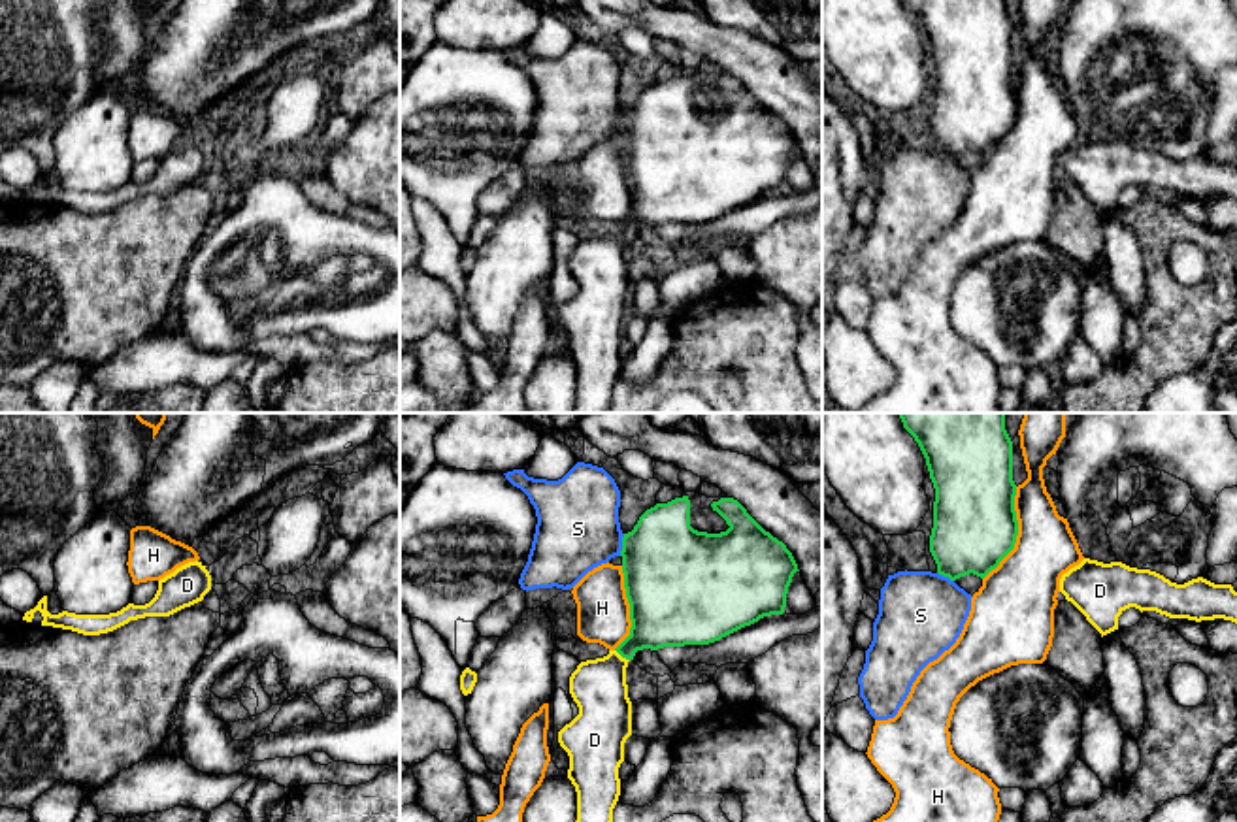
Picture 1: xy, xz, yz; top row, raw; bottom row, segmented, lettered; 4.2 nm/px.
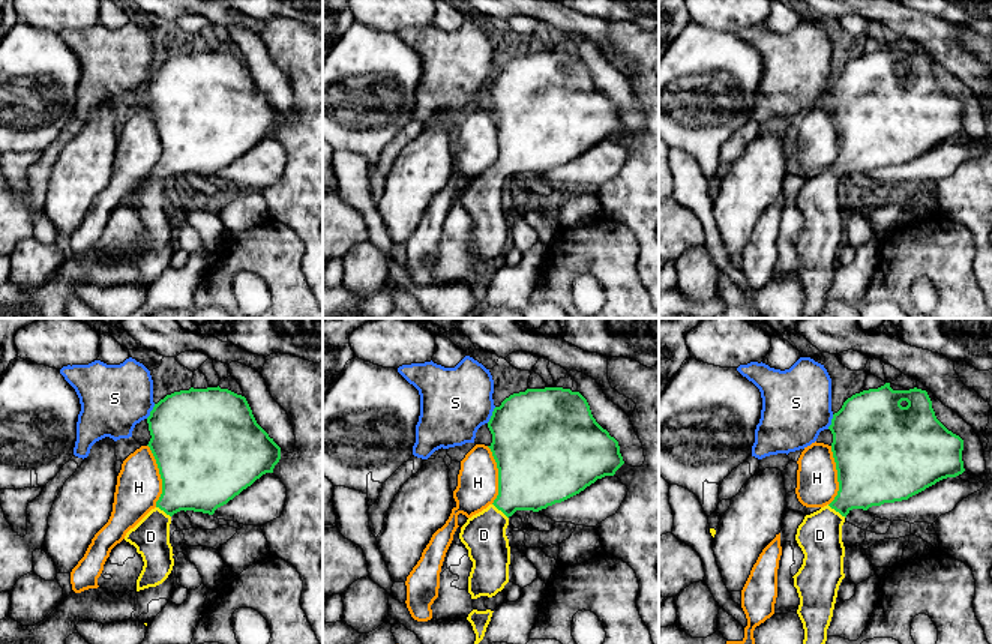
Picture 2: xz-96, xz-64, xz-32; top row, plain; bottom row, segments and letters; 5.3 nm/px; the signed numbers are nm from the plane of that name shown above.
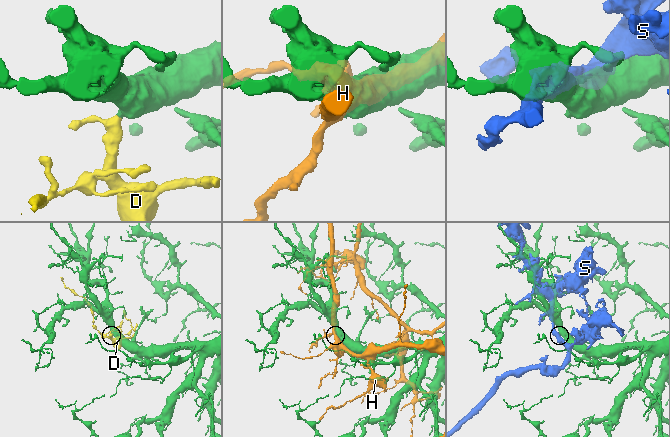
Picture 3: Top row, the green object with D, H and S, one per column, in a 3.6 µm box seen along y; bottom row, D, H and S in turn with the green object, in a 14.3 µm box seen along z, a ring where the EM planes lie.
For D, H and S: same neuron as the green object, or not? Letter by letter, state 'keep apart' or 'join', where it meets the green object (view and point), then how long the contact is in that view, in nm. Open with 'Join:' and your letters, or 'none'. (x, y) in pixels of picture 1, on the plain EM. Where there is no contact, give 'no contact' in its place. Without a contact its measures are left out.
Join: D
D: join | xz (623, 234) | 80 nm
H: keep apart | yz (1017, 112) | 420 nm
S: keep apart | xz (623, 123) | 100 nm

